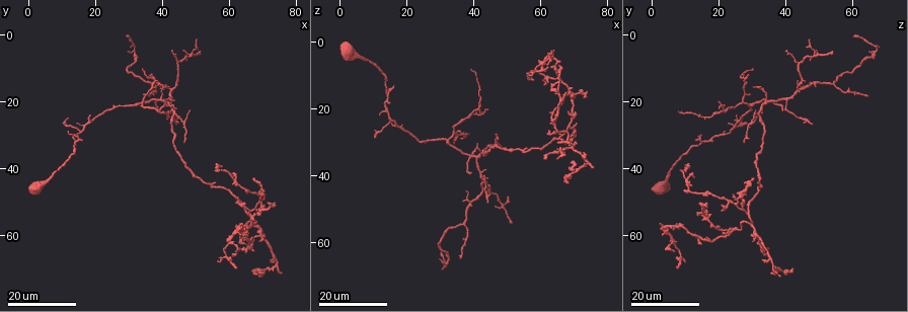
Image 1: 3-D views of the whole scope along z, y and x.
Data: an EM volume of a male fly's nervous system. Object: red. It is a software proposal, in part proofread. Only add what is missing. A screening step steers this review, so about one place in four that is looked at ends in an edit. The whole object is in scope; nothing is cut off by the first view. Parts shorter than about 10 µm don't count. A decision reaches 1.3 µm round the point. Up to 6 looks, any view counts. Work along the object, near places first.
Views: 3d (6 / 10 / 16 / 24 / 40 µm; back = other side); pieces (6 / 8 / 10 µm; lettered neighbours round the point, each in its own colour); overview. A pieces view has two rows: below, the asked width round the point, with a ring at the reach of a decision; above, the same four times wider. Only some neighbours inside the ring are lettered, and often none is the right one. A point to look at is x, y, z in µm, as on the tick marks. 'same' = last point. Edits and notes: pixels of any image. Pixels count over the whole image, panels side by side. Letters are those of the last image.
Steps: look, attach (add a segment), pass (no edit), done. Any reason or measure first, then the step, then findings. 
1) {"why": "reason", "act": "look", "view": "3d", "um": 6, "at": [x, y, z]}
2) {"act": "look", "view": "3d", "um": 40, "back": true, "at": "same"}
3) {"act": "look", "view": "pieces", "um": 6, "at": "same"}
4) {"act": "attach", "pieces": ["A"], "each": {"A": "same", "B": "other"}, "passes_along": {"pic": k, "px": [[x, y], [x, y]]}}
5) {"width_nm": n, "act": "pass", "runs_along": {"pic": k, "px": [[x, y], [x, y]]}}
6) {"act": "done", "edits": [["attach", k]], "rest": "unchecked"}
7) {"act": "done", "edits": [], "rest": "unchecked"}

{"why": "thin end", "act": "look", "view": "3d", "um": 16, "at": [44.0, 26.0, 48.0]}

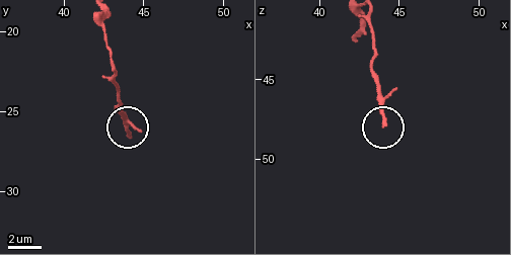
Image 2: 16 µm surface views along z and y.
{"act": "look", "view": "pieces", "um": 10, "at": [44.2, 26.5, 47.8]}

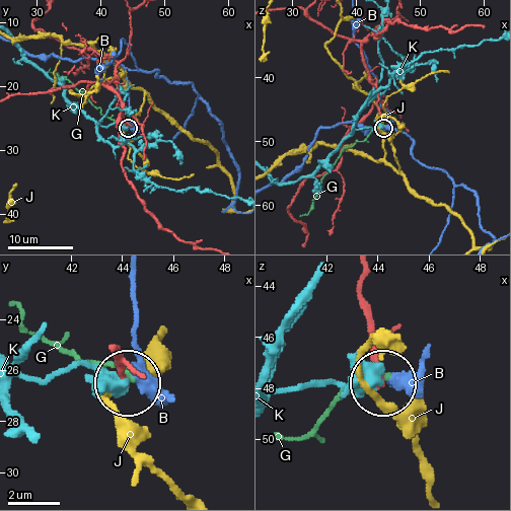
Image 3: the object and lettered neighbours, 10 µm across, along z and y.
{"act": "pass", "each": {"B": "other", "G": "other", "J": "other", "K": "other"}, "runs_along": {"pic": 3, "px": [[360, 46], [363, 65], [377, 83], [377, 107], [383, 127]]}, "found": "none of them fits"}

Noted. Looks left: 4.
{"why": "free end", "act": "look", "view": "3d", "um": 16, "at": [67.5, 43.5, 30.0]}

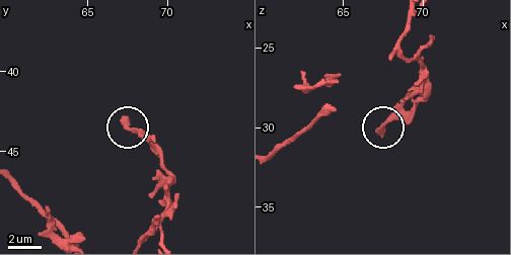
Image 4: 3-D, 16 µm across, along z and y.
{"act": "look", "view": "pieces", "um": 8, "at": [67.2, 43.0, 30.2]}

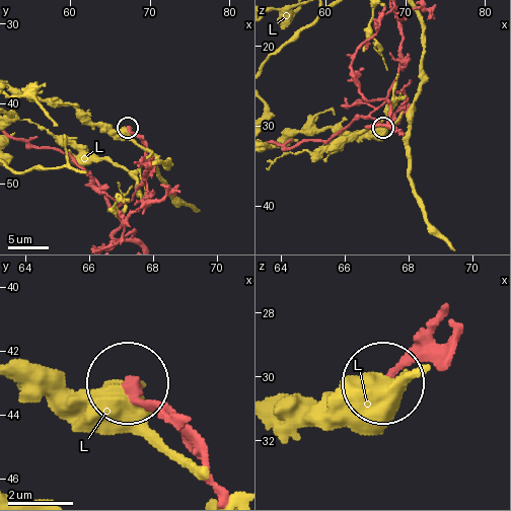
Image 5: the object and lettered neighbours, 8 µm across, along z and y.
{"act": "pass", "each": {"L": "other"}, "runs_along": {"pic": 5, "px": [[205, 460], [134, 381]]}, "found": "no lettered segment goes on from it"}

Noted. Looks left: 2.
{"why": "an open end", "act": "look", "view": "3d", "um": 24, "at": [75.5, 71.0, 37.0]}

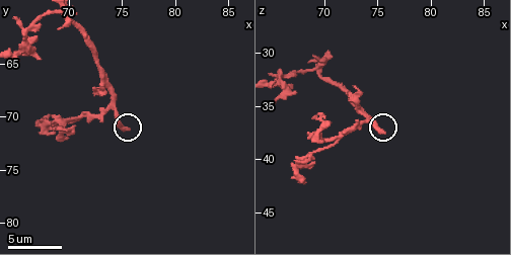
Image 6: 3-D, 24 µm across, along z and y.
{"act": "look", "view": "pieces", "um": 10, "at": [75.4, 71.4, 37.4]}

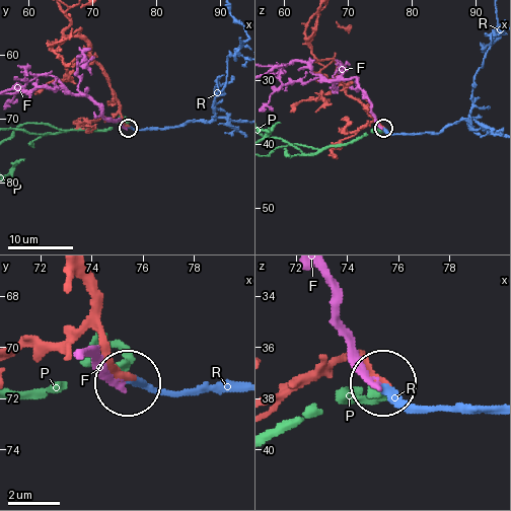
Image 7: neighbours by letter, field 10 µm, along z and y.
{"act": "attach", "pieces": ["R"], "each": {"F": "other", "P": "other", "R": "same"}, "found": "the neuron continues"}

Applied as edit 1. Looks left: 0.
{"act": "done", "edits": [["attach", 7]], "rest": "unchecked"}

